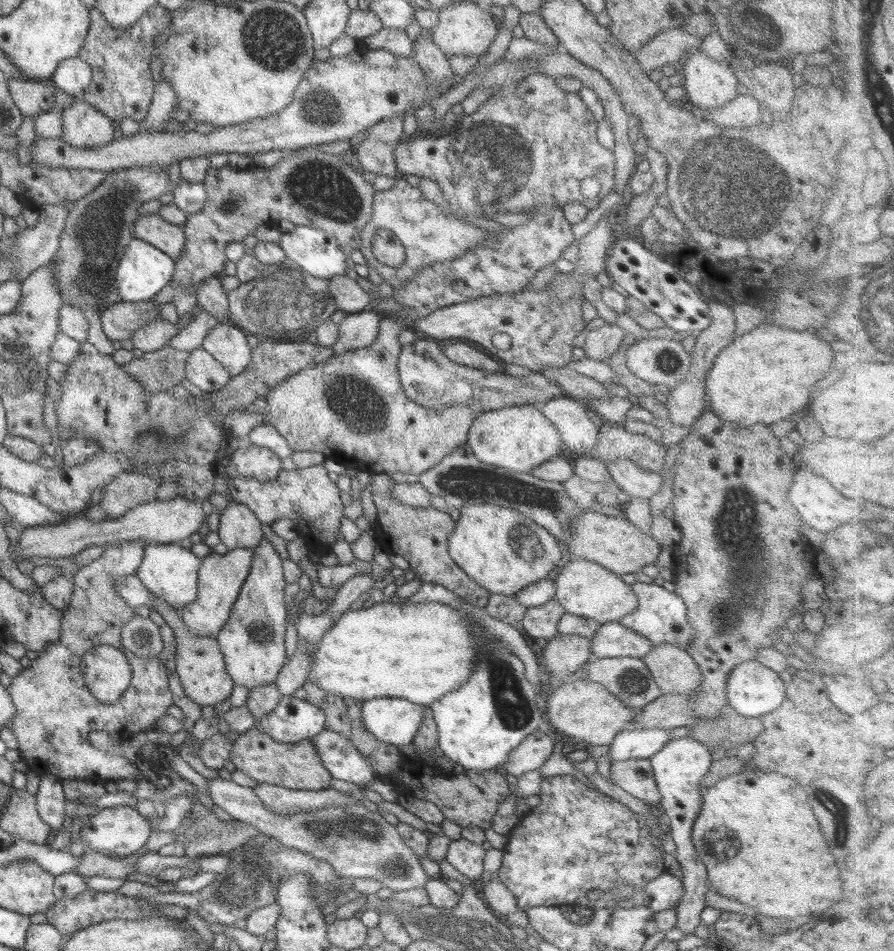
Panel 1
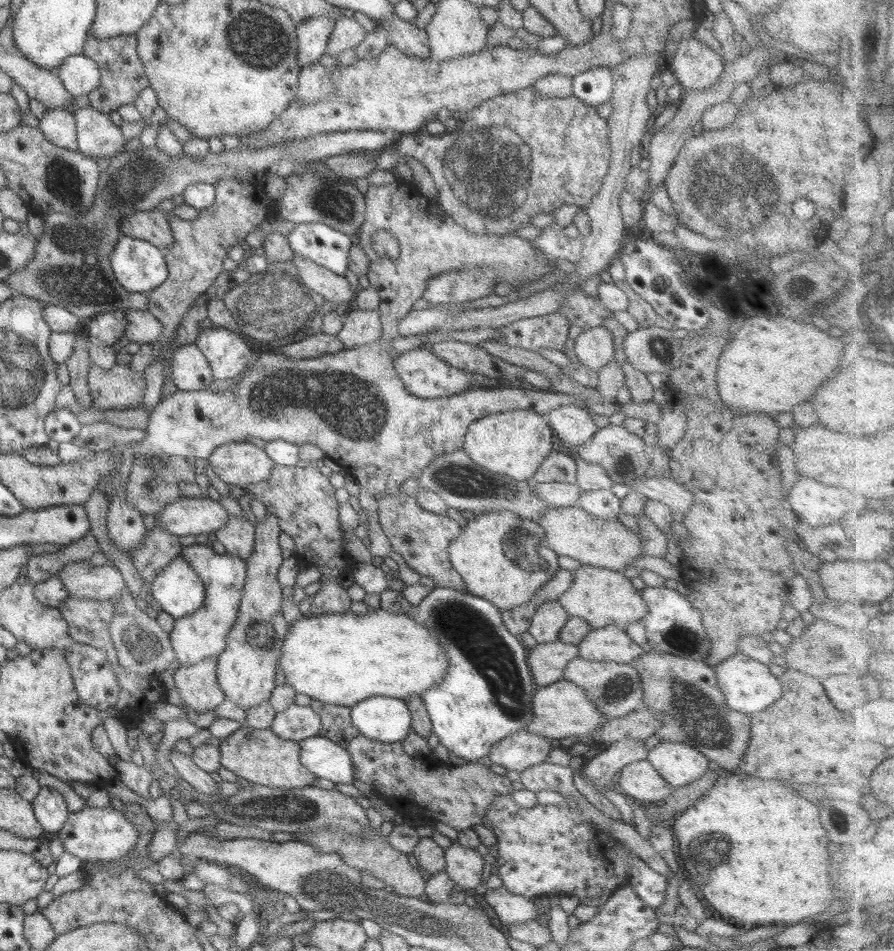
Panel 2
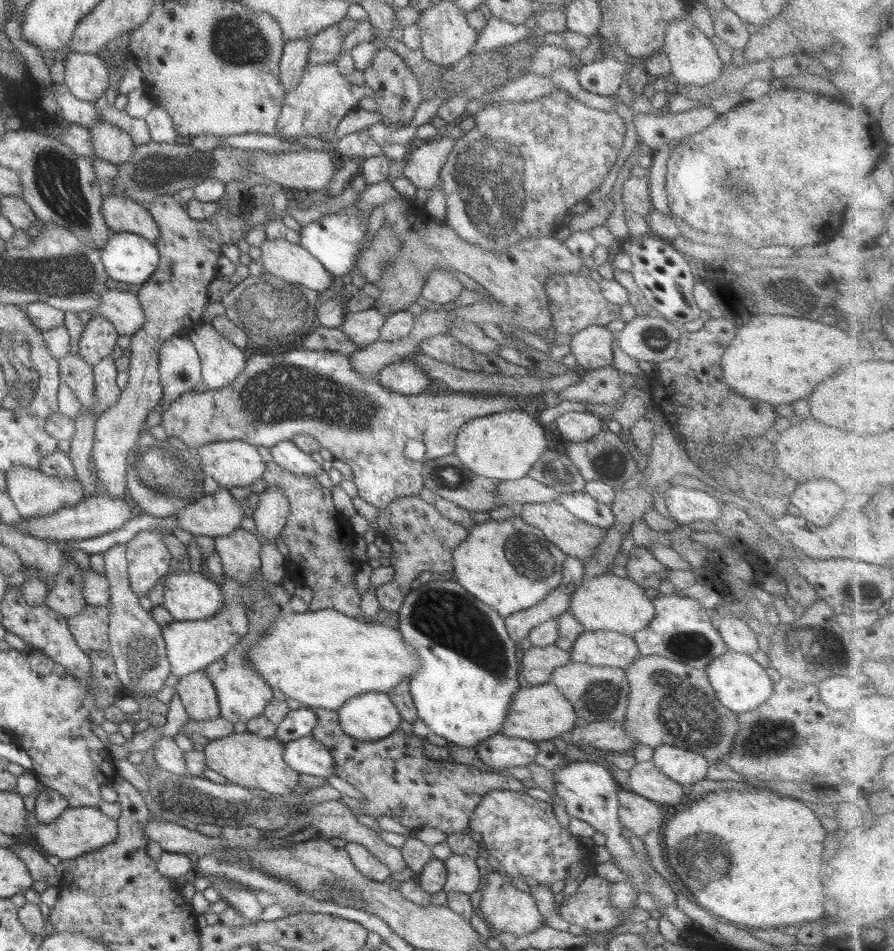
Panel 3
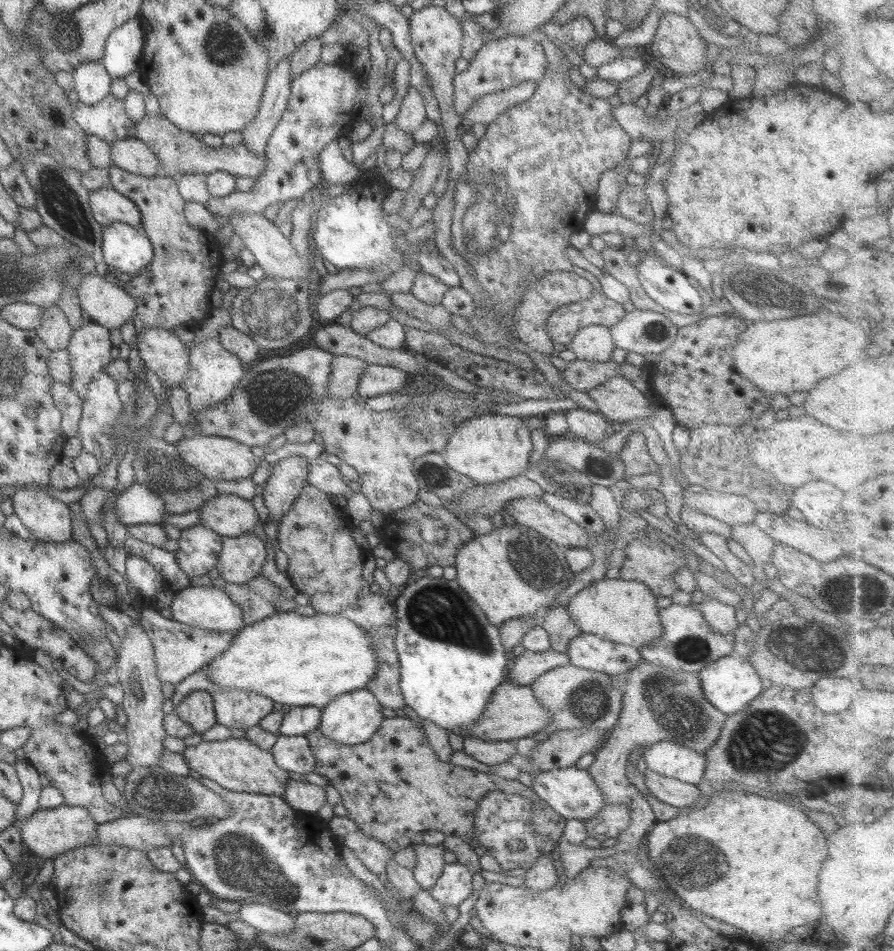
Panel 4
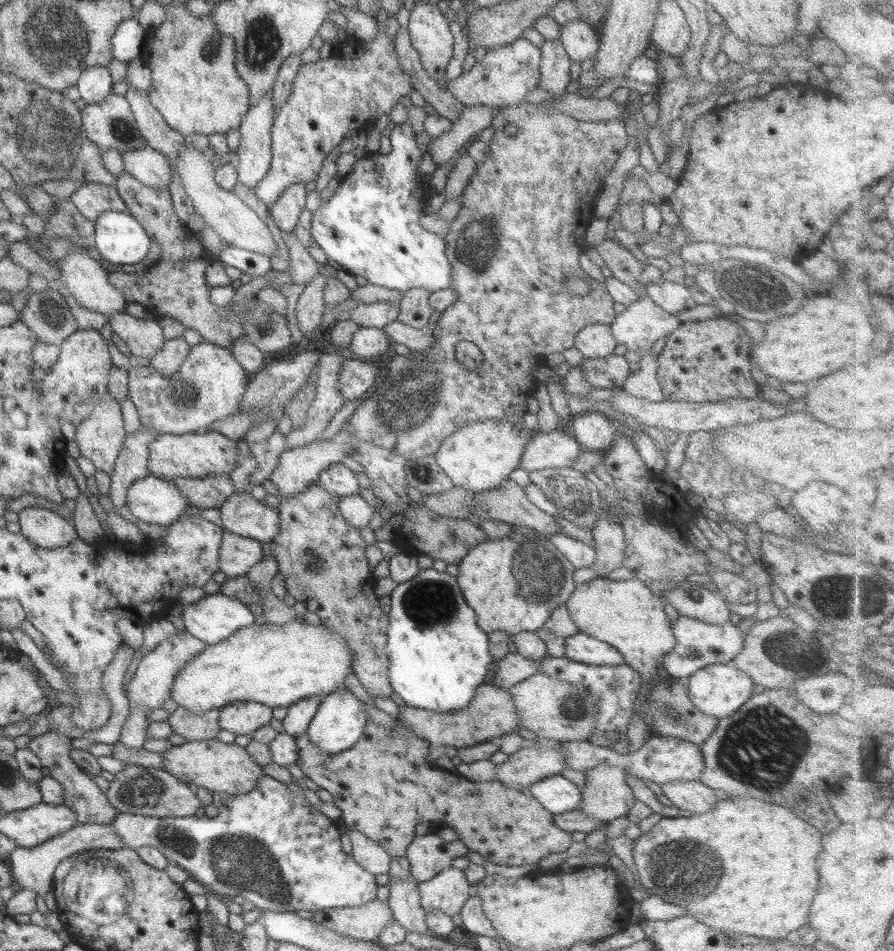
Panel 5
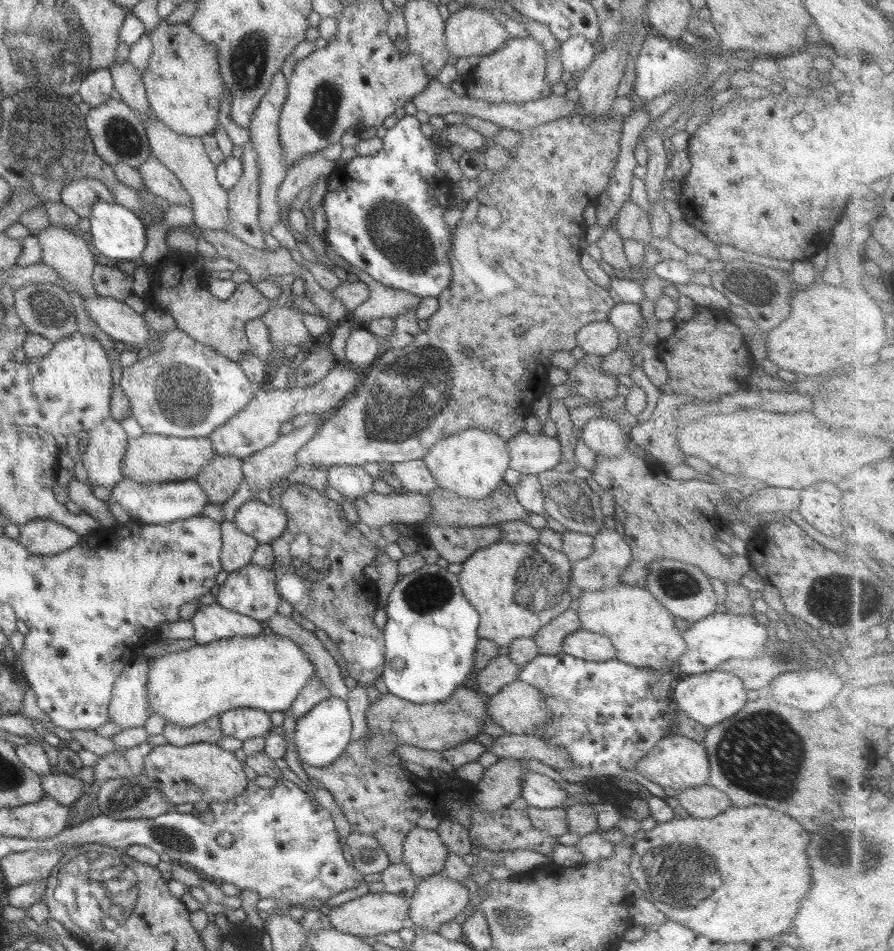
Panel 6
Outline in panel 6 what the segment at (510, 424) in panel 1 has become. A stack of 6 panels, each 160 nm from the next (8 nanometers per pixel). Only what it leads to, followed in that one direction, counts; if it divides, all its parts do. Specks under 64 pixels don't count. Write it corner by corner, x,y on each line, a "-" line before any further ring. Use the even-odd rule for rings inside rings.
472,427
440,440
424,456
428,471
436,479
439,489
448,490
458,497
481,500
488,497
504,482
505,472
510,468
510,456
506,440
500,435

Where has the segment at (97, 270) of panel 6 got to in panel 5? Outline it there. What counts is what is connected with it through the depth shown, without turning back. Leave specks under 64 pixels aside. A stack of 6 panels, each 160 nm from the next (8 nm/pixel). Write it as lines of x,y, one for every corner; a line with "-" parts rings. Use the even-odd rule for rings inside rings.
124,171
116,179
116,190
125,202
128,212
146,229
150,239
160,245
162,256
156,266
147,267
144,274
127,276
125,272
109,271
109,282
122,292
128,303
137,302
150,313
151,318
170,316
187,328
199,332
202,341
231,350
234,340
245,336
242,315
261,302
254,296
238,304
218,306
211,301
205,270
214,262
202,246
195,232
180,222
167,188
150,188

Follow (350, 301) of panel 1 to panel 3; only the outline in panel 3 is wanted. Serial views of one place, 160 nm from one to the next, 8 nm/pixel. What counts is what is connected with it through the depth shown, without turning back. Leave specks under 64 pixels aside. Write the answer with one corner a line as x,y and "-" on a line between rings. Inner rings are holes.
284,238
266,239
260,246
260,250
259,262
263,264
265,274
270,274
278,280
292,282
294,285
304,285
306,289
317,290
318,293
330,288
333,283
332,274
328,272
327,268
306,249
301,248
299,244
288,242

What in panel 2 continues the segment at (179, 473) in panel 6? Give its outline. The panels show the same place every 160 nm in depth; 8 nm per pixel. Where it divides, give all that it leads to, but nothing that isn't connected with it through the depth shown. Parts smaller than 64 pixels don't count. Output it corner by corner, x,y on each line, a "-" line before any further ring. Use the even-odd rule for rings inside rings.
247,441
218,446
209,461
223,483
241,488
268,480
275,466
262,448

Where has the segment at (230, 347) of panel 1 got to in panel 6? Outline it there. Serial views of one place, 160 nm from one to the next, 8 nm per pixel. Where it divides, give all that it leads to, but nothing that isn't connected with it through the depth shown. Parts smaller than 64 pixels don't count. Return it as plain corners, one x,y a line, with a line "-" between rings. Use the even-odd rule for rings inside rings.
178,327
160,331
158,342
160,348
149,356
136,361
132,366
124,367
121,389
128,397
131,413
146,434
173,436
174,438
207,438
218,426
228,422
252,400
257,385
242,370
239,362
222,356
196,342
189,334

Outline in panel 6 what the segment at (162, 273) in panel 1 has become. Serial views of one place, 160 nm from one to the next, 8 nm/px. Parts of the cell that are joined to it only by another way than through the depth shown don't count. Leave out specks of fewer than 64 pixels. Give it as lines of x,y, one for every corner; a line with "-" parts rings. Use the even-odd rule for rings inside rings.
96,201
91,208
89,216
91,227
90,234
94,238
94,247
100,254
110,258
128,260
141,258
142,251
147,244
146,224
131,210
120,206
115,201

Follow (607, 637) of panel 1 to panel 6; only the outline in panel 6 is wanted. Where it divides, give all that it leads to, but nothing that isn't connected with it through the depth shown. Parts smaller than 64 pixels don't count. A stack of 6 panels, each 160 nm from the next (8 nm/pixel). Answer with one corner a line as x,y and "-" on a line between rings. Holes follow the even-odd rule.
582,628
564,638
563,652
588,662
606,662
617,658
616,647
609,638

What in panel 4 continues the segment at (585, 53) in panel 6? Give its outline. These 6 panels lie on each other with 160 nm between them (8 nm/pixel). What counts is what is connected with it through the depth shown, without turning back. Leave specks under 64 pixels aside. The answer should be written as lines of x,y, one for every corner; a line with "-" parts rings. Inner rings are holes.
578,17
568,24
548,22
543,25
542,31
550,39
557,39
563,44
569,45
572,49
585,48
590,41
596,39
594,26
586,17

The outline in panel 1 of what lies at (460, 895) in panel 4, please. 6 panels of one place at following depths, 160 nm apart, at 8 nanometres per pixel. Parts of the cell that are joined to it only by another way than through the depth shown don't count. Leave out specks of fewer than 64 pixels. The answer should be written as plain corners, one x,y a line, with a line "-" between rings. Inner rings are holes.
461,838
451,841
445,859
458,872
464,874
469,882
474,882
484,872
482,861
486,858
486,852
483,845

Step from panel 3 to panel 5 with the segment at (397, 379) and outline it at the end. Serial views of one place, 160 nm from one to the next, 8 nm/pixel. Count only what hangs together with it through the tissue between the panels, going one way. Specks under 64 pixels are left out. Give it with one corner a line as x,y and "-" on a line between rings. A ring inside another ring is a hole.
346,355
338,375
341,397
345,401
366,397
375,385
375,378
380,374
381,364
352,359

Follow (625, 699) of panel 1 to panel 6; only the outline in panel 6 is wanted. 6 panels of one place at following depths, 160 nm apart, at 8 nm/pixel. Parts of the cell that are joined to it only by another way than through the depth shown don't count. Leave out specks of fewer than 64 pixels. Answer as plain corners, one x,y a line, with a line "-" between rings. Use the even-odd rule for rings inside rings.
516,679
487,698
488,715
498,726
510,734
530,735
540,727
546,727
554,716
543,700
543,694
531,684

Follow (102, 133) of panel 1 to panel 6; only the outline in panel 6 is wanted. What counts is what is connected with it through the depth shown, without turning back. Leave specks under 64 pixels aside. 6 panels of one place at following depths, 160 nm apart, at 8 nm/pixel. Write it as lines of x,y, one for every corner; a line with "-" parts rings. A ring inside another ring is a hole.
153,154
137,166
137,169
140,171
145,188
152,194
163,198
170,205
183,204
193,208
191,196
182,183

